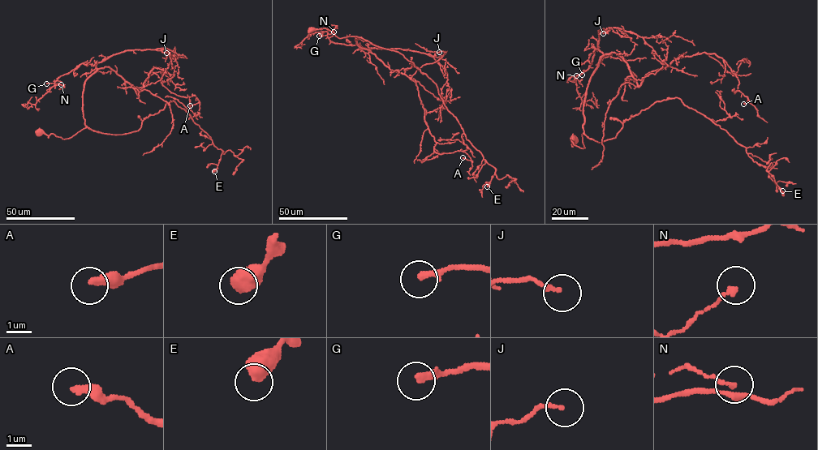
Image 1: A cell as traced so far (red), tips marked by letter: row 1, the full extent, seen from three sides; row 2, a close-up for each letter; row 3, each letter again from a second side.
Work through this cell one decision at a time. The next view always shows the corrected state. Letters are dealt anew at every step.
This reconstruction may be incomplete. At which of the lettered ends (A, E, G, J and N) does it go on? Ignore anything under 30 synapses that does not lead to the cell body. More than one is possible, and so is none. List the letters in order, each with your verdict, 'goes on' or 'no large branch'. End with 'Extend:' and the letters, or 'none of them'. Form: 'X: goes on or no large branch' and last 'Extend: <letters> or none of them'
A: no large branch
E: no large branch
G: goes on
J: no large branch
N: no large branch
Extend: G

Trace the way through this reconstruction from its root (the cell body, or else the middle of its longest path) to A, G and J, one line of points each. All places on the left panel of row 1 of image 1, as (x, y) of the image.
A: (38, 132), (84, 128), (84, 81), (105, 66), (137, 92), (160, 67), (163, 86), (199, 100), (190, 105)
G: (38, 132), (66, 139), (86, 126), (83, 86), (96, 68), (82, 62), (53, 83), (46, 83)
J: (38, 132), (66, 139), (86, 126), (83, 86), (98, 62), (130, 50), (166, 53)

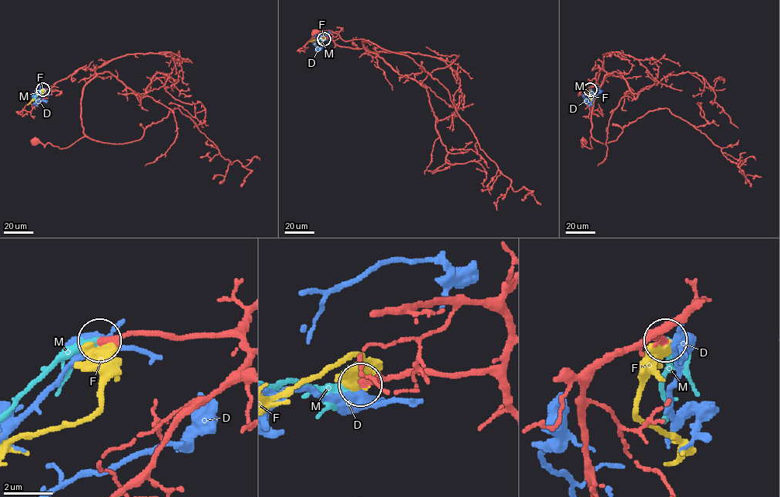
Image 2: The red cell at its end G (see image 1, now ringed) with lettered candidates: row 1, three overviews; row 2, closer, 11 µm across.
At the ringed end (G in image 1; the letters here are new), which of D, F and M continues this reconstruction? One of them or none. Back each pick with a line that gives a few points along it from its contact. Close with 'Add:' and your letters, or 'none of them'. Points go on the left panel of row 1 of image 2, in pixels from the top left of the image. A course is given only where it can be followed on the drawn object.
M: Its course: (43, 89), (34, 97), (36, 100)
Add: M

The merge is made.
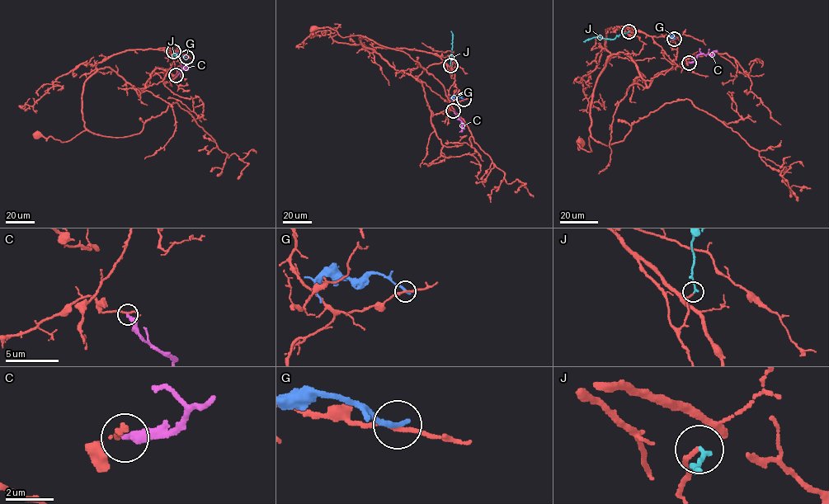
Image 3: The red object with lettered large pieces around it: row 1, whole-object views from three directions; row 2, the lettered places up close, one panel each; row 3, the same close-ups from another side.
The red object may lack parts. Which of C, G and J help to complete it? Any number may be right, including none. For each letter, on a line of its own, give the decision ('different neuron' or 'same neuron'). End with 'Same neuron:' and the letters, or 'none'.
C: different neuron
G: different neuron
J: same neuron
Same neuron: J

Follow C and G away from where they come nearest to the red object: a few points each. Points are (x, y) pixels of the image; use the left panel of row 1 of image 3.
C: (176, 75), (182, 68), (186, 69), (182, 65)
G: (186, 57), (175, 56)

